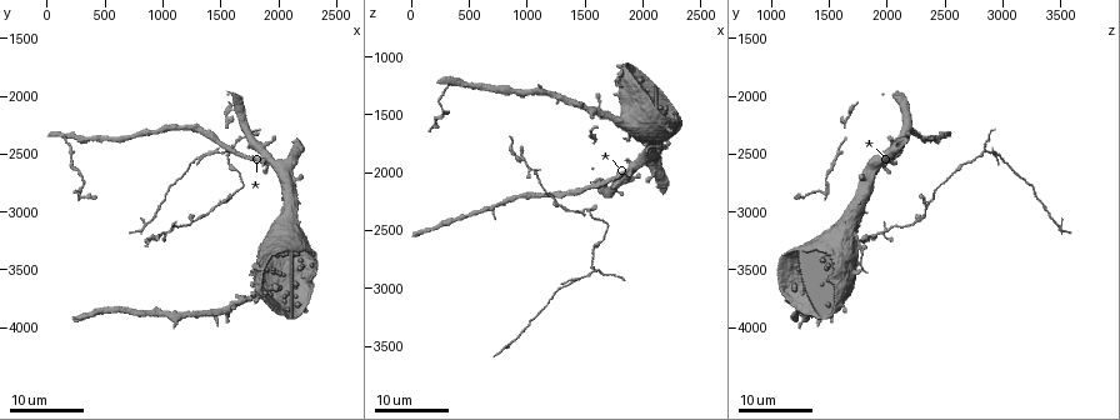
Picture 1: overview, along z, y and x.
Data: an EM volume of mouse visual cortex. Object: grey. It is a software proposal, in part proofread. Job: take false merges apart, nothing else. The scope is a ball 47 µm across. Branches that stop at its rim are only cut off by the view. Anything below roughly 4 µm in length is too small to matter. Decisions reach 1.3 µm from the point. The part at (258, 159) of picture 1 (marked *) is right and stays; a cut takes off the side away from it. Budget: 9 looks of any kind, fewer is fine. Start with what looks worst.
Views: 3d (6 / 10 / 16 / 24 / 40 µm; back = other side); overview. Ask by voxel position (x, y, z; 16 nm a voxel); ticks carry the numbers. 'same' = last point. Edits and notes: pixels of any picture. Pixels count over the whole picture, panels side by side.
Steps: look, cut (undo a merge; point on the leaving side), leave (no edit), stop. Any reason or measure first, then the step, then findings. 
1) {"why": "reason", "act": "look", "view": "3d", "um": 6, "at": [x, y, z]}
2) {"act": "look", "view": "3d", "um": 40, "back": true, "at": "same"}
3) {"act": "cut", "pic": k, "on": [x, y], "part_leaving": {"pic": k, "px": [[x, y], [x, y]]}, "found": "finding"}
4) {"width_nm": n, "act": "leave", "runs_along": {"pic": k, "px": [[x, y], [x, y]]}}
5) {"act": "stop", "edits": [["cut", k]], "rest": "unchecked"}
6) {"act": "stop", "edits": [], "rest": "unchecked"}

{"act": "look", "view": "3d", "um": 24, "at": [1520, 2900, 2320]}

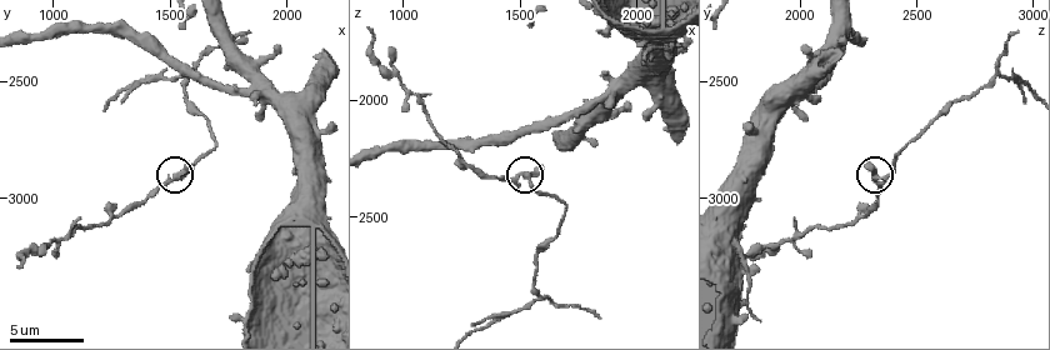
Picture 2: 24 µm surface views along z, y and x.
{"act": "look", "view": "3d", "um": 6, "at": [1540, 2910, 2330]}

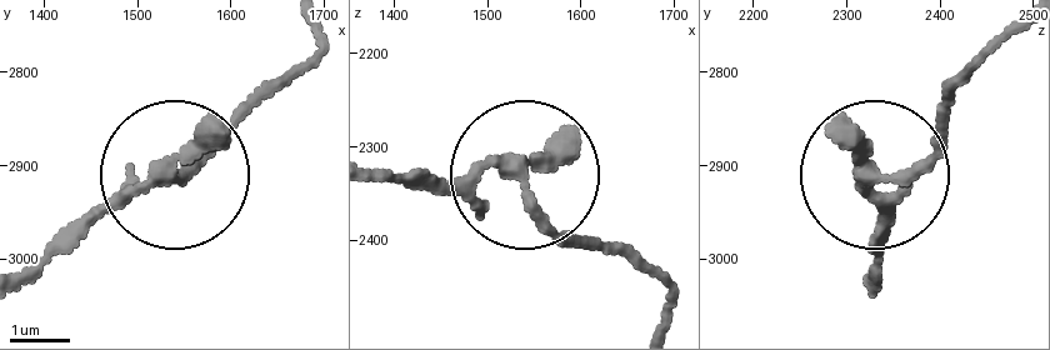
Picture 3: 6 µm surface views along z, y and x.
{"width_nm": 220, "act": "leave", "found": "one cell here"}

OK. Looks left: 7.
{"why": "three-way junction", "act": "look", "view": "3d", "um": 6, "at": [1570, 2480, 2840]}

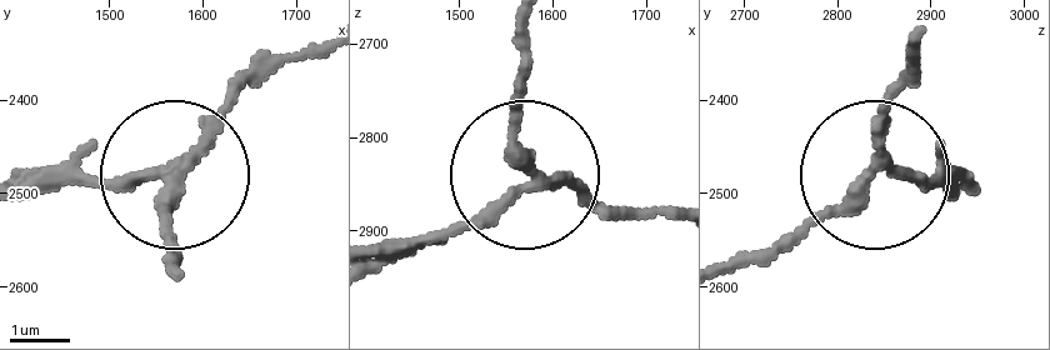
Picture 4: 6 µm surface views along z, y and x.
{"width_nm": 200, "act": "leave", "found": "one cell here"}

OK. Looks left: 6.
{"why": "small branch off a trunk", "act": "look", "view": "3d", "um": 10, "at": [1250, 3090, 2250]}

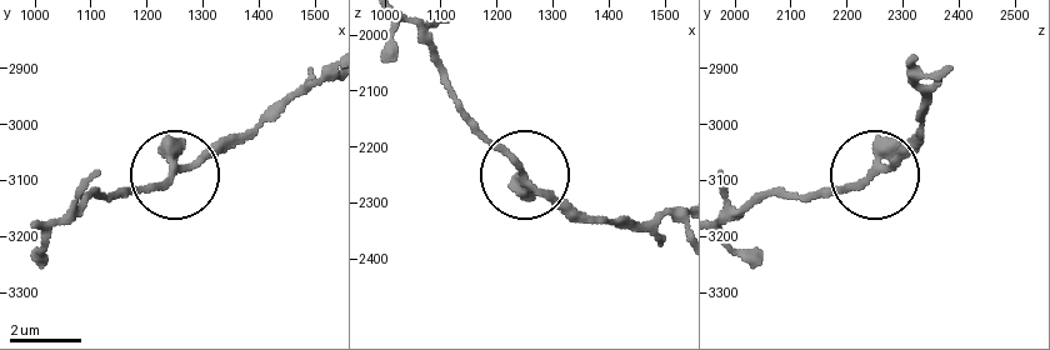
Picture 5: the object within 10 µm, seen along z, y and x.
{"act": "look", "view": "3d", "um": 10, "back": true, "at": [1240, 3080, 2245]}

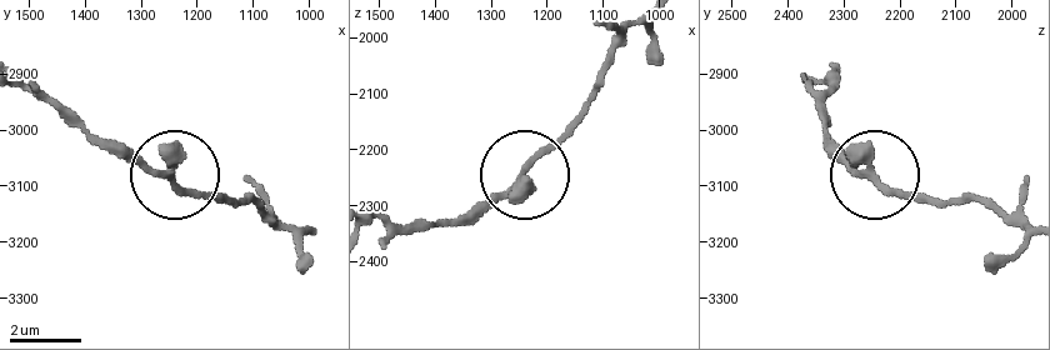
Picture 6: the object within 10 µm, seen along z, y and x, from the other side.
{"act": "leave", "found": "all the same cell"}

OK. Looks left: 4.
{"why": "sudden change in width", "act": "look", "view": "3d", "um": 16, "at": [960, 3220, 1890]}

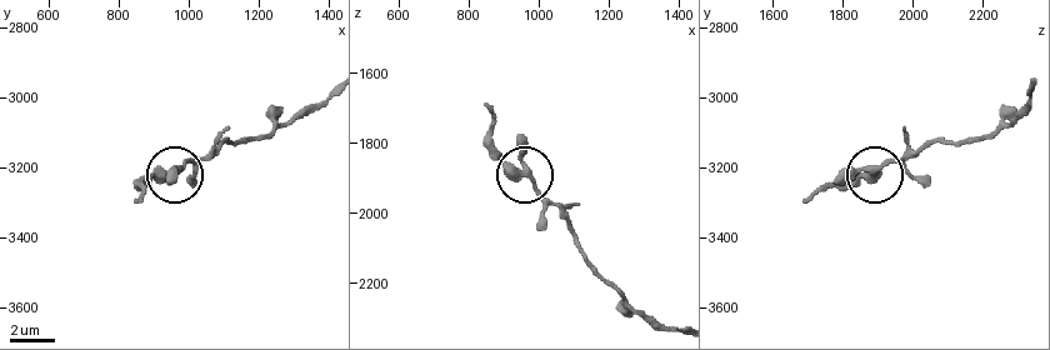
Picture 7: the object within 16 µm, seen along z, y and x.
{"width_nm": 270, "act": "leave", "found": "one cell here"}

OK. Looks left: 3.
{"act": "stop", "edits": [], "rest": "unchecked"}

